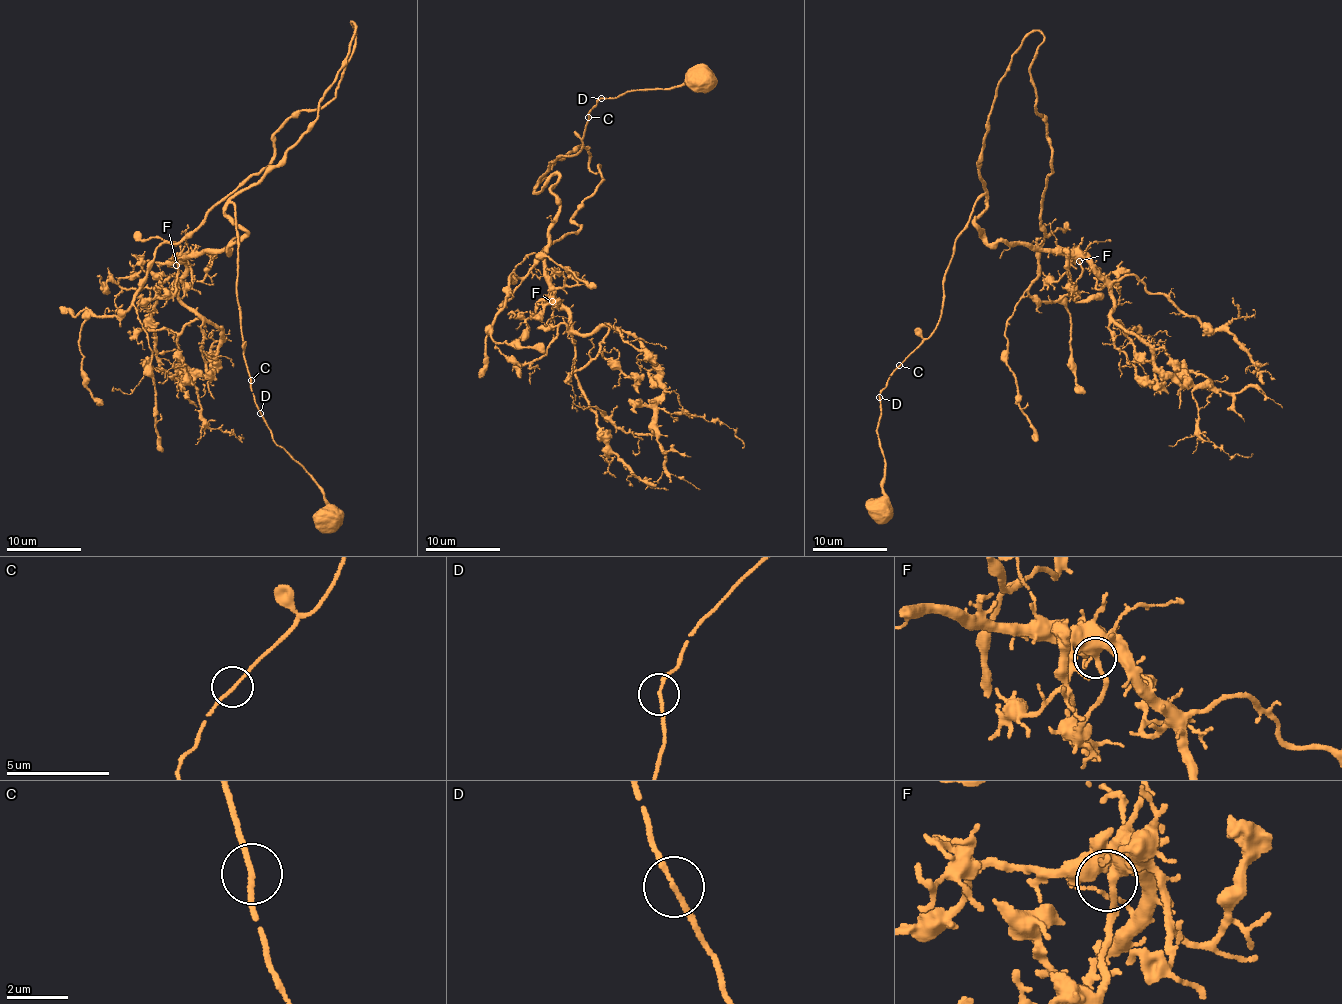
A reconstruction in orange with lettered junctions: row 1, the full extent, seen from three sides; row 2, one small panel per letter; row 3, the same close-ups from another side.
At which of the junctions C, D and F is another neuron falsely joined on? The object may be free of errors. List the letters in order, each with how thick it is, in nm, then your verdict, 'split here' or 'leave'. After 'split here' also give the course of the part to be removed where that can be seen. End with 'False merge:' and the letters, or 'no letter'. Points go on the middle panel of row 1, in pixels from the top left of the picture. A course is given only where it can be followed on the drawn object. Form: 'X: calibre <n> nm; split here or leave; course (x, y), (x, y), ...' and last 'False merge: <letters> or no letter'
C: calibre 150 nm; leave
D: calibre 140 nm; leave
F: calibre 360 nm; leave
False merge: no letter

